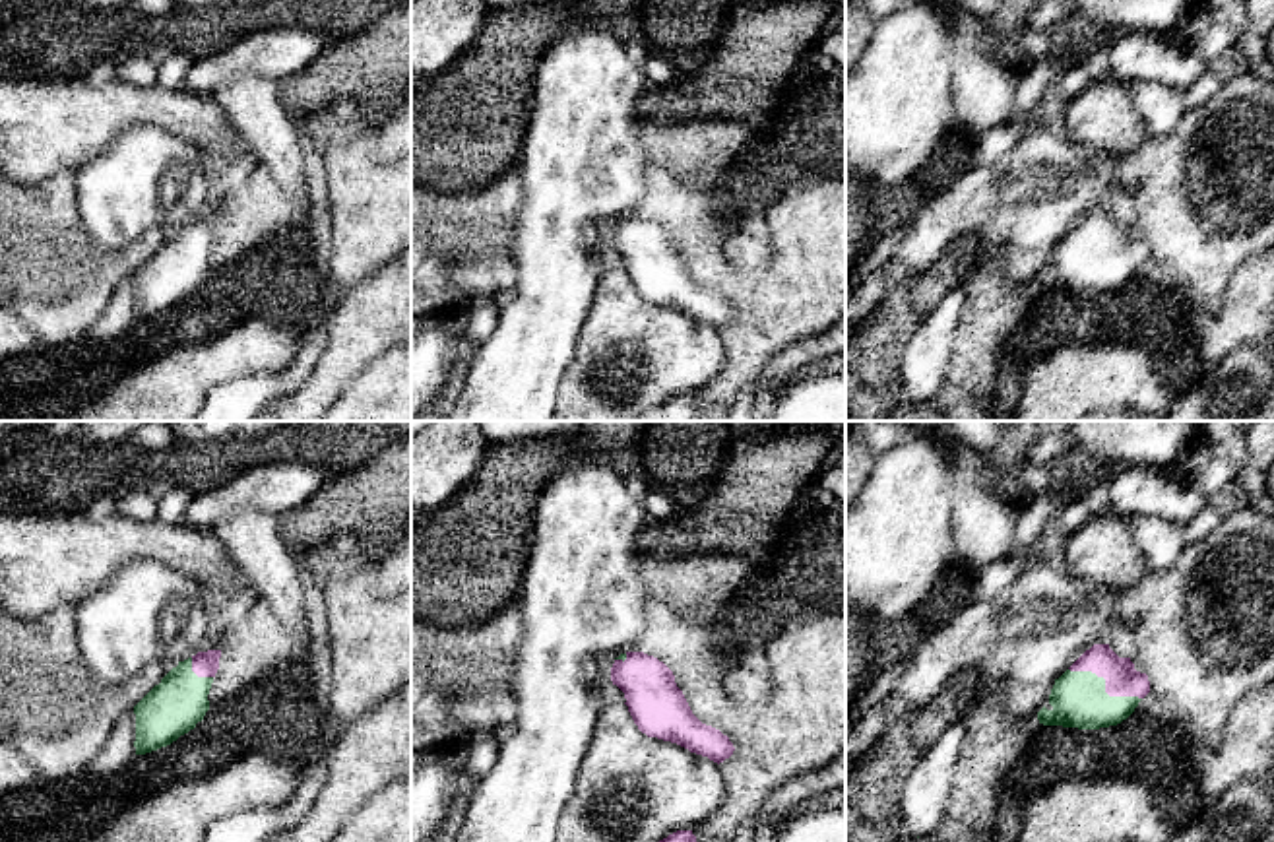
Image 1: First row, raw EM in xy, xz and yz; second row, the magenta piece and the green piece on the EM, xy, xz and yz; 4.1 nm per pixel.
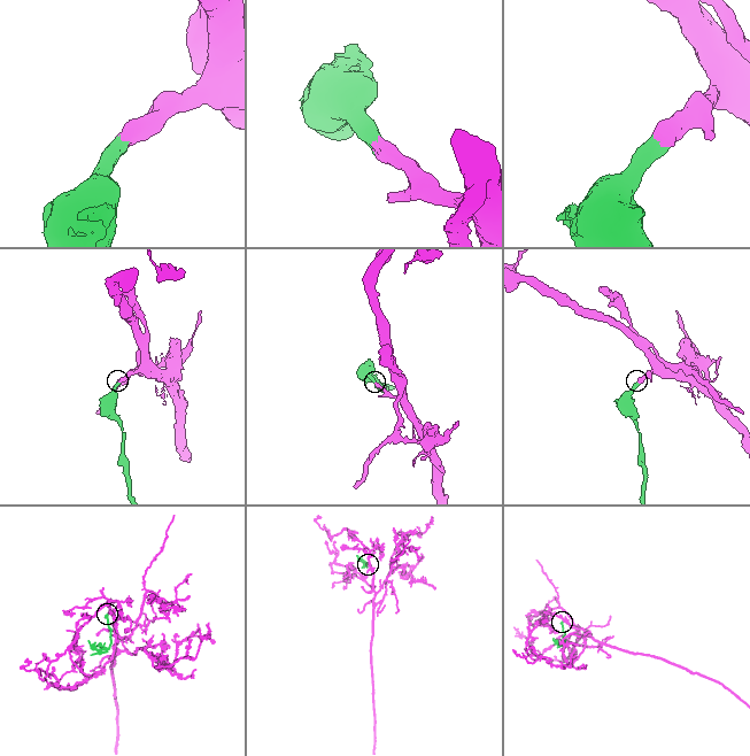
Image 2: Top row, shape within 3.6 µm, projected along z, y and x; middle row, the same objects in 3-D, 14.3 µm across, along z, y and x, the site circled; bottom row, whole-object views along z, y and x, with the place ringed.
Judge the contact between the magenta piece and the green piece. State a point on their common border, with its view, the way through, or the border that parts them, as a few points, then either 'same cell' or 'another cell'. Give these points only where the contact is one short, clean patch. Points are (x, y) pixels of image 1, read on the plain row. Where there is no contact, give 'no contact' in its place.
meets magenta in yz at (1106, 251); runs through yz (1121, 245), (1115, 251), (1106, 251), (1079, 264); same cell

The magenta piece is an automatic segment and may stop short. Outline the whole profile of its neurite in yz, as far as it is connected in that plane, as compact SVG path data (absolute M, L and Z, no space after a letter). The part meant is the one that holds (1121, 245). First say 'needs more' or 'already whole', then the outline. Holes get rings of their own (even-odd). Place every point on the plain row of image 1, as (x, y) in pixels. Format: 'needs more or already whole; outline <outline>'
needs more; outline M1094 210L1059 244L1037 277L1043 291L1099 295L1127 285L1150 258L1146 239L1131 223L1119 223L1109 210Z

